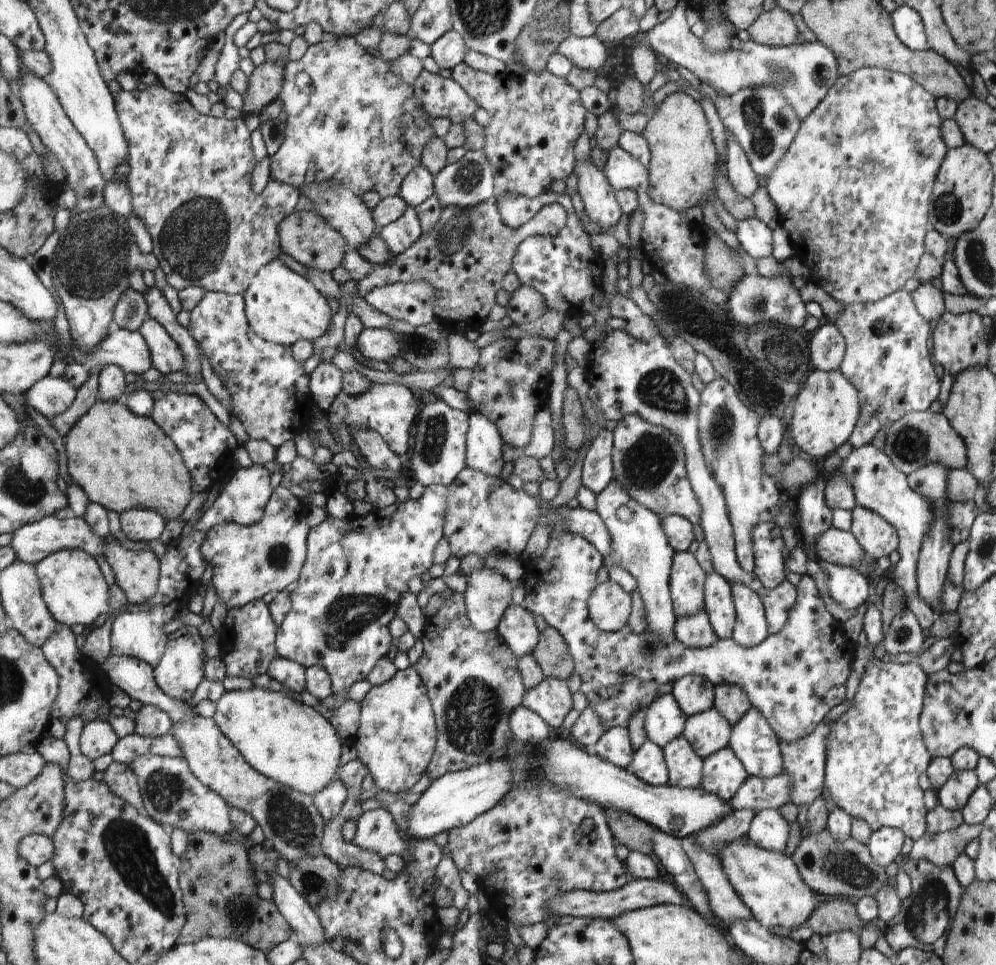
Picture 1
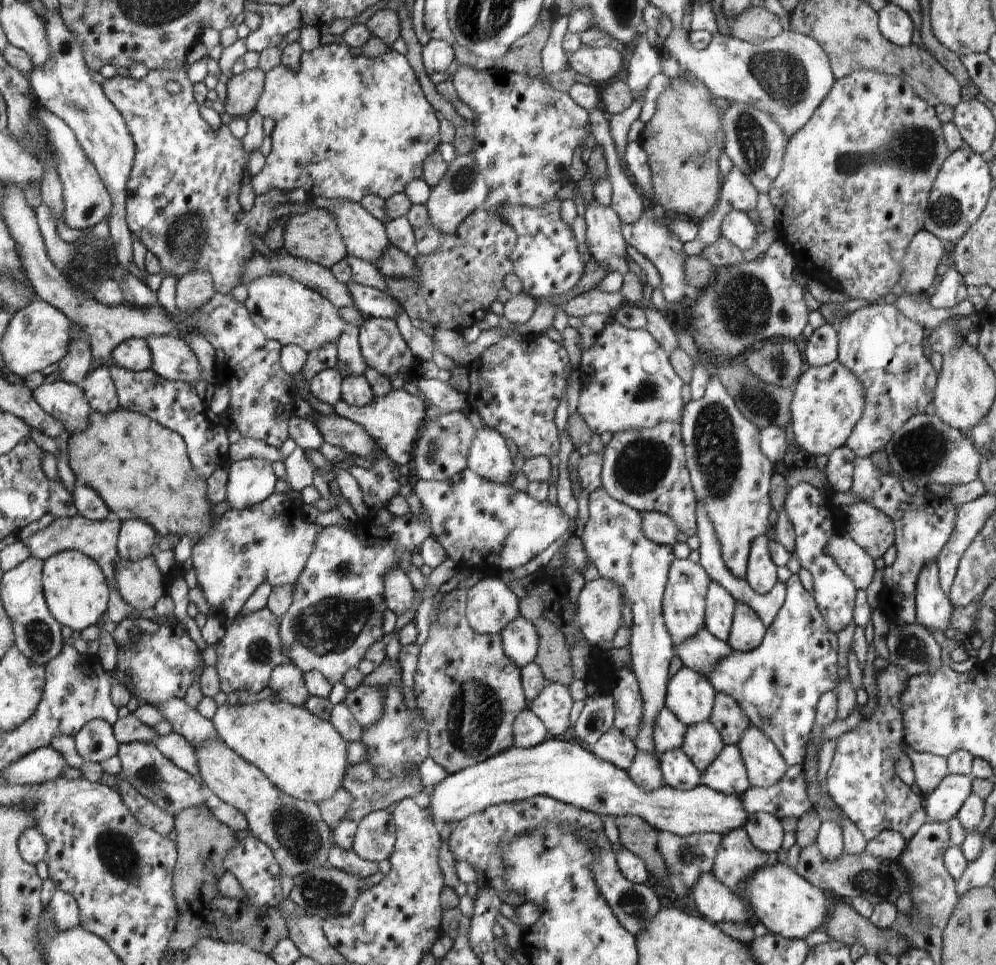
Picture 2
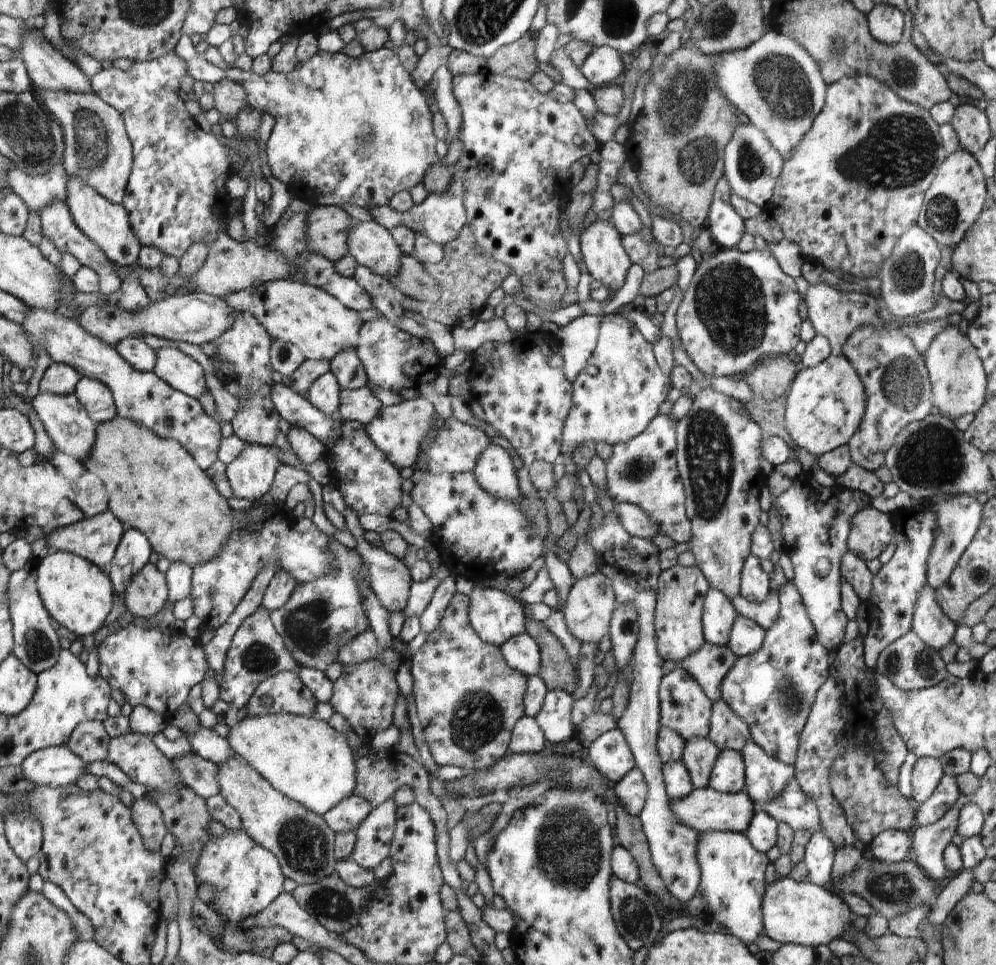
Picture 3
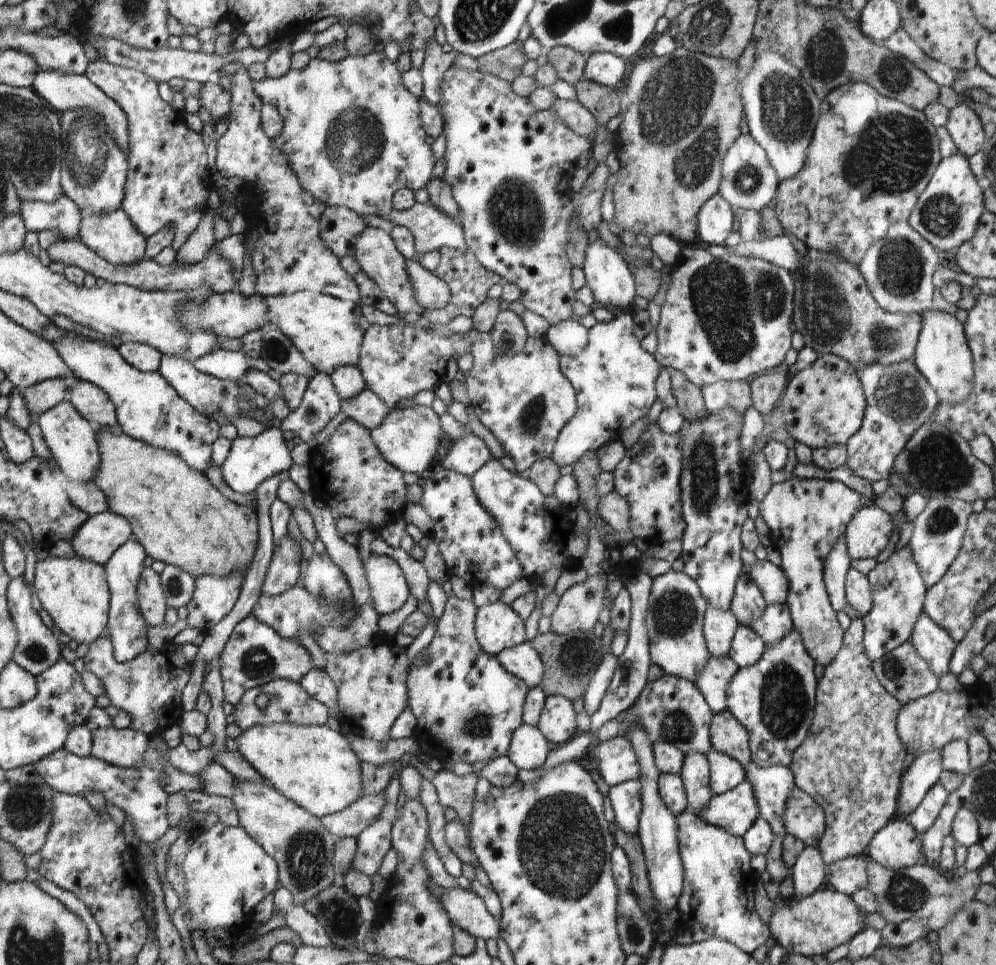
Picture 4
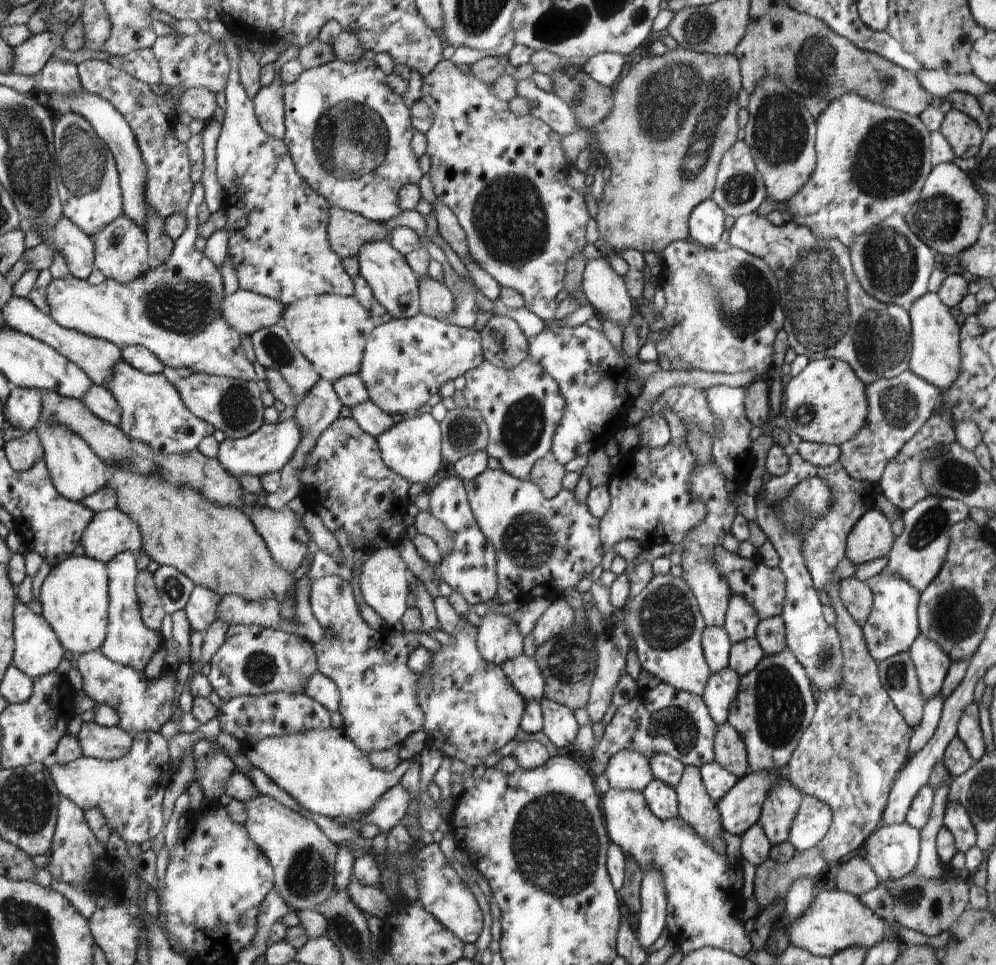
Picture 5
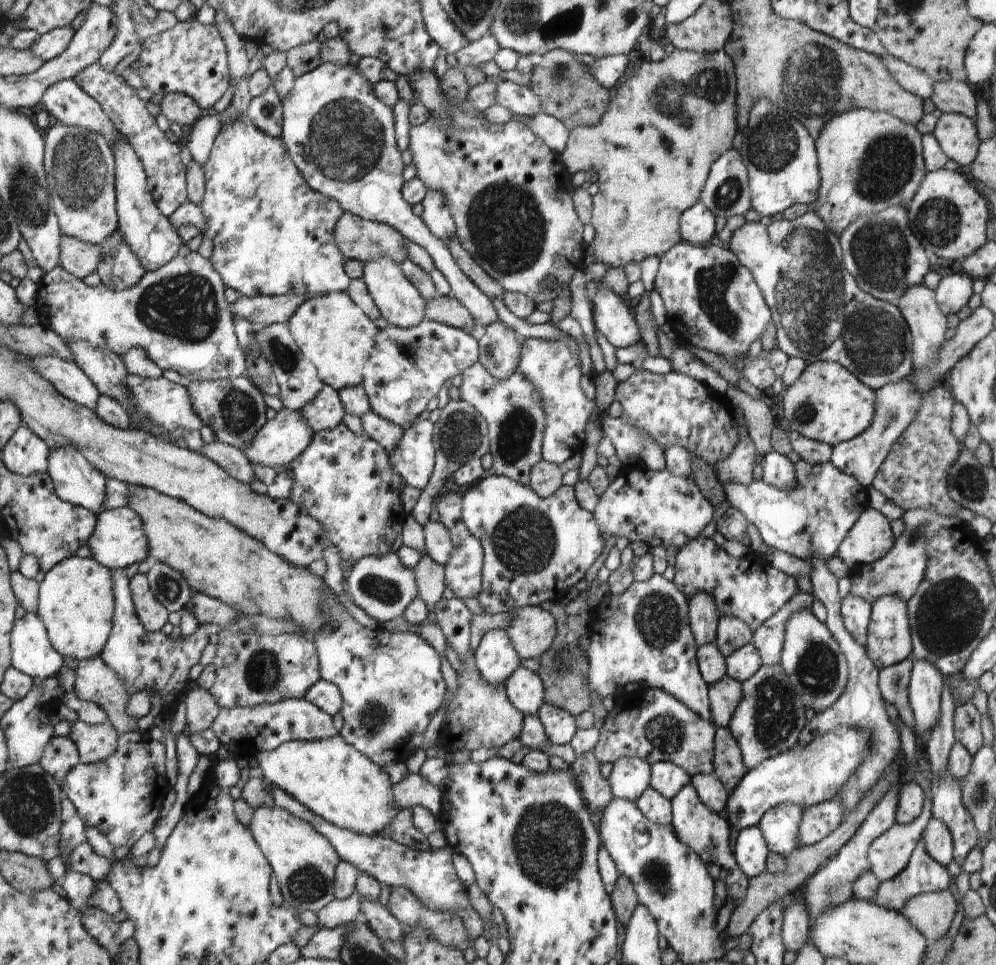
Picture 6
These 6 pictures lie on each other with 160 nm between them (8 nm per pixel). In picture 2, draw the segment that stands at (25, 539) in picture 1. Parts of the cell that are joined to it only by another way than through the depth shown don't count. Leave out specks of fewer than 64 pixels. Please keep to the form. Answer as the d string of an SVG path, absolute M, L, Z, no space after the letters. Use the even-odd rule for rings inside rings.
M80 514L73 517L60 517L51 524L32 535L27 542L24 542L30 549L31 555L45 561L54 557L62 551L80 551L95 559L106 575L107 582L113 586L113 590L119 593L116 580L116 565L120 560L118 553L118 538L122 531L122 522L116 518L104 517L101 521L92 521Z

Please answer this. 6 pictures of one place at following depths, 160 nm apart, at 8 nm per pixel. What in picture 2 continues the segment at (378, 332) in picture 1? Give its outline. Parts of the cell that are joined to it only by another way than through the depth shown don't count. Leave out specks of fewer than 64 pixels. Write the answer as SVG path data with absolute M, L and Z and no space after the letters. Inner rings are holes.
M367 317L359 326L359 333L363 358L376 372L390 378L400 368L414 366L414 354L394 319Z

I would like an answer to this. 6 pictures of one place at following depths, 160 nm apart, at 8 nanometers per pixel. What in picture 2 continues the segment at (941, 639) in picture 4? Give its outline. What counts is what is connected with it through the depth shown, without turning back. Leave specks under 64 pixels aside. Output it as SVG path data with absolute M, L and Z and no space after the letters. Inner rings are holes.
M936 561L927 564L920 571L915 590L916 623L929 631L944 633L951 626L953 609L941 589Z

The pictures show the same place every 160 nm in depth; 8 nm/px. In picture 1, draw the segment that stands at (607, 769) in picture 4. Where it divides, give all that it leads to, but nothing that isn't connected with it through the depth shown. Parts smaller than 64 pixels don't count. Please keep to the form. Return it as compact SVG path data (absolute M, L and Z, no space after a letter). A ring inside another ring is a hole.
M615 727L606 730L591 751L600 758L627 769L634 760L635 749L631 745L631 735L627 727Z

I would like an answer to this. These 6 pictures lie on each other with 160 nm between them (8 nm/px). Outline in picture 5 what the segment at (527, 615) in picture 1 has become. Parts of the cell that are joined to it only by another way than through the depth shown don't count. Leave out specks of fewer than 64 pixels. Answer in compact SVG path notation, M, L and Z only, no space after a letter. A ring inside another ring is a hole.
M520 656L503 662L504 674L527 702L540 702L545 693L545 680L538 668L535 657Z

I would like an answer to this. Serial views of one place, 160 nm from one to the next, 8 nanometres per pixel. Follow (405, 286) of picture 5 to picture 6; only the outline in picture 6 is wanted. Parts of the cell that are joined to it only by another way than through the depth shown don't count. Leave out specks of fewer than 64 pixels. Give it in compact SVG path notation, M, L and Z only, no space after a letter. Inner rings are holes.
M388 257L368 261L364 264L361 279L366 283L372 300L376 303L381 316L388 321L389 326L401 329L418 326L426 318L426 302L400 266Z

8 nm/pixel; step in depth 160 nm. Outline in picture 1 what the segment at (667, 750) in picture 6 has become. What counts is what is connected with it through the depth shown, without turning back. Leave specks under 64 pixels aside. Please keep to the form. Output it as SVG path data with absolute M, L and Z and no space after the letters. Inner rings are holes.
M700 675L679 678L671 693L688 717L706 712L715 704L715 684Z

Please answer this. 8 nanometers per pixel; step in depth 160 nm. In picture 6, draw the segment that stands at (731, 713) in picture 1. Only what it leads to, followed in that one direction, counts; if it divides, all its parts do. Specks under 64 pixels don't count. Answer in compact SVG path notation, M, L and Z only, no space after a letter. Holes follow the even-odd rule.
M728 727L717 728L714 765L714 773L722 780L730 796L746 774L747 768L742 762L740 747Z

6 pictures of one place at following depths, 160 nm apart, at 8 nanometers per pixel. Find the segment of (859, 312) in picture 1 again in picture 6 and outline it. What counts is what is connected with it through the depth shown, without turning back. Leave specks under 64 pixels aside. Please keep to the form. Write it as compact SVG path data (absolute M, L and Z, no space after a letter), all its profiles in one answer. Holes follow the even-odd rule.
M908 378L884 385L875 391L875 395L877 396L877 405L870 426L858 436L851 438L850 441L834 445L829 460L838 470L854 476L865 487L869 487L873 483L876 472L888 456L891 446L895 444L896 439L900 438L912 419L915 419L923 396L913 389Z

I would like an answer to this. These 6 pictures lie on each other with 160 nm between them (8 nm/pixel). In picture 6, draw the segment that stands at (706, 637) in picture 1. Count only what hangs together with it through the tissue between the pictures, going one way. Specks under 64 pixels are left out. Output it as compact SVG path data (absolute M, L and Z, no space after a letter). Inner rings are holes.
M724 676L722 680L712 683L709 690L714 725L716 728L726 728L743 700L742 683L730 676Z

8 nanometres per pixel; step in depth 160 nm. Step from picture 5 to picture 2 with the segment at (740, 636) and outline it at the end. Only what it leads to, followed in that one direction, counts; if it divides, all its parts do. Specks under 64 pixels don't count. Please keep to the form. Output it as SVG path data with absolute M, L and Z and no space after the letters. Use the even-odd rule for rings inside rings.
M763 535L754 542L747 566L746 580L759 595L768 594L778 582L776 565L772 562L768 537Z

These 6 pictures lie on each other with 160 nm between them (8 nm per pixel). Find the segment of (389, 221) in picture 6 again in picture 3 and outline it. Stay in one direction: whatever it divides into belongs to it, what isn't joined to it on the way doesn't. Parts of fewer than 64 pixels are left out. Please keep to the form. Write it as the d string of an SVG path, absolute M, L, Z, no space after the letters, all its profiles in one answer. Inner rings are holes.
M184 35L173 50L187 63L187 74L194 80L212 84L220 79L240 83L247 94L248 104L274 117L275 125L266 149L270 170L292 193L314 205L355 204L365 209L388 205L396 193L410 192L424 182L426 171L440 164L434 150L435 131L430 124L426 98L414 86L408 70L399 61L399 55L391 48L384 46L364 52L359 57L318 50L310 60L299 62L291 73L270 70L257 75L234 66L221 70L198 54L194 47L189 36Z

